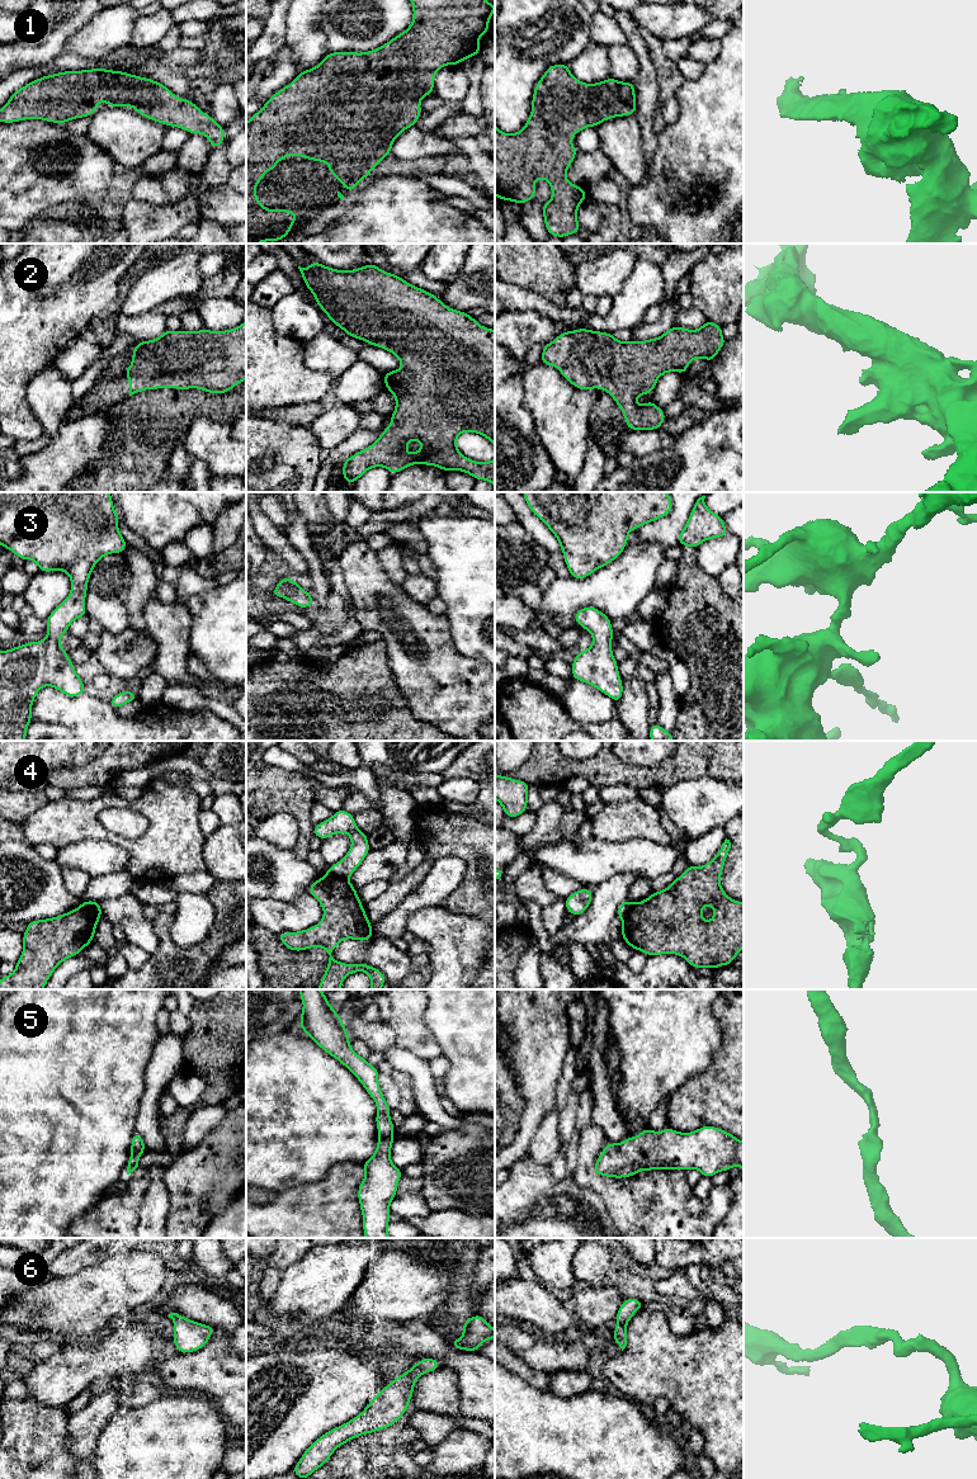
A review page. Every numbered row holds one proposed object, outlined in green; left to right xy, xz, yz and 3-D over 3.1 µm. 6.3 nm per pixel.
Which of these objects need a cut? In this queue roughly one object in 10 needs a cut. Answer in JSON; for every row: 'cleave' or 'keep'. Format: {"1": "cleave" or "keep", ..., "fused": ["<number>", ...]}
{"1": "keep", "2": "keep", "3": "keep", "4": "cleave", "5": "keep", "6": "keep", "fused": ["4"]}

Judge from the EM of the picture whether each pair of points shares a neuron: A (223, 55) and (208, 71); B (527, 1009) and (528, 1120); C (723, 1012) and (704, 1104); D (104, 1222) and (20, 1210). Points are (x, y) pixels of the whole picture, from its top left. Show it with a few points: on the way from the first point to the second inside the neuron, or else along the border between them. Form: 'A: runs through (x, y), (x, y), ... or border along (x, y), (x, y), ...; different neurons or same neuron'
A: border along (215, 60), (222, 65), (232, 65); different neurons
B: runs through (532, 1036), (532, 1092); same neuron
C: runs through (730, 1035), (730, 1078), (727, 1081); same neuron
D: border along (102, 1199), (71, 1224); different neurons

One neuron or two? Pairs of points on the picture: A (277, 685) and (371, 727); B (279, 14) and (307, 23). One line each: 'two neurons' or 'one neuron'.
A: one neuron
B: two neurons

